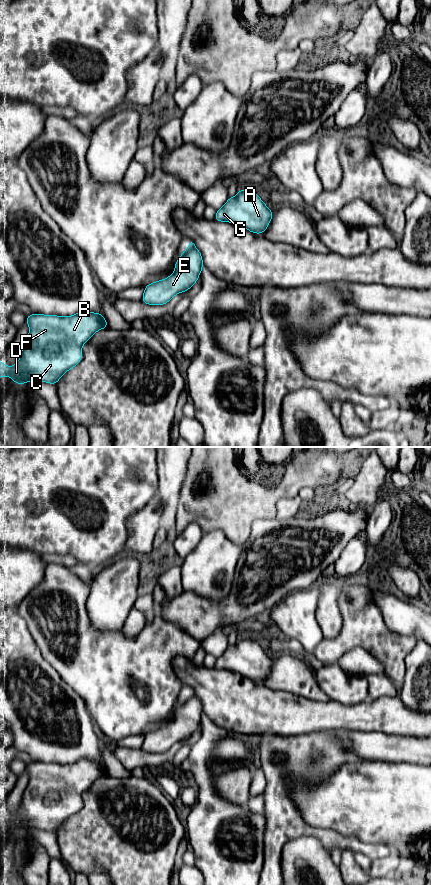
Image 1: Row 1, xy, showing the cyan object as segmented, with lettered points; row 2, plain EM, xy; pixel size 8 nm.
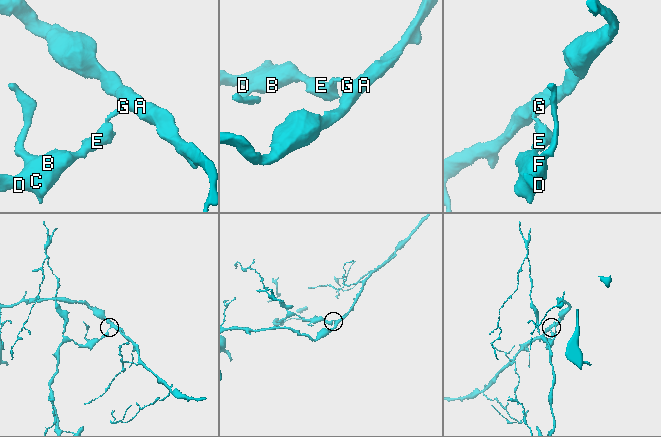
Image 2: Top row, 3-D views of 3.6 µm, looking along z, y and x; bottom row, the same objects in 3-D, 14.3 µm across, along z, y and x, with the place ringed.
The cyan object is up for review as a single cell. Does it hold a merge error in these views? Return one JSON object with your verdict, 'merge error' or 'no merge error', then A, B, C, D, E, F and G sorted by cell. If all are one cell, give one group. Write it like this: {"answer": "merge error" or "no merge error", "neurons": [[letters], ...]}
{"answer": "merge error", "neurons": [["A", "G"], ["B", "C", "D", "E", "F"]]}

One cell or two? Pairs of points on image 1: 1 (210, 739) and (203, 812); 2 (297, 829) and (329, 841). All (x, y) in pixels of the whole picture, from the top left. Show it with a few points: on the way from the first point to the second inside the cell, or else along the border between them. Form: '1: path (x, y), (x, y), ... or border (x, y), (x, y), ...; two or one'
1: path (202, 757), (204, 794); one
2: path (305, 829), (321, 834); one

